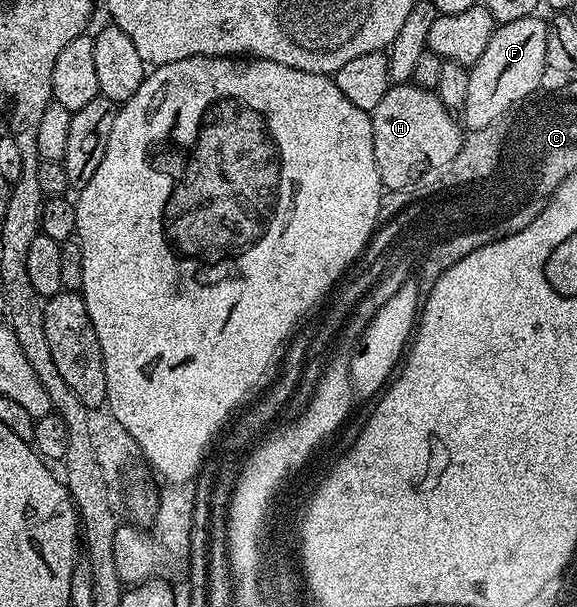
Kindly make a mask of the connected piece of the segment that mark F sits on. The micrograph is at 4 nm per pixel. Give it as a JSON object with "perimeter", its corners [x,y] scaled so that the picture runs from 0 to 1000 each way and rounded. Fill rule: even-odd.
{"perimeter":[[[931,28],[867,38],[854,51],[851,72],[844,72],[837,92],[830,92],[827,104],[813,115],[809,165],[802,176],[802,201],[813,214],[854,206],[861,193],[880,189],[894,168],[896,175],[932,153],[931,140],[938,127],[948,122],[945,94],[951,36]]]}

